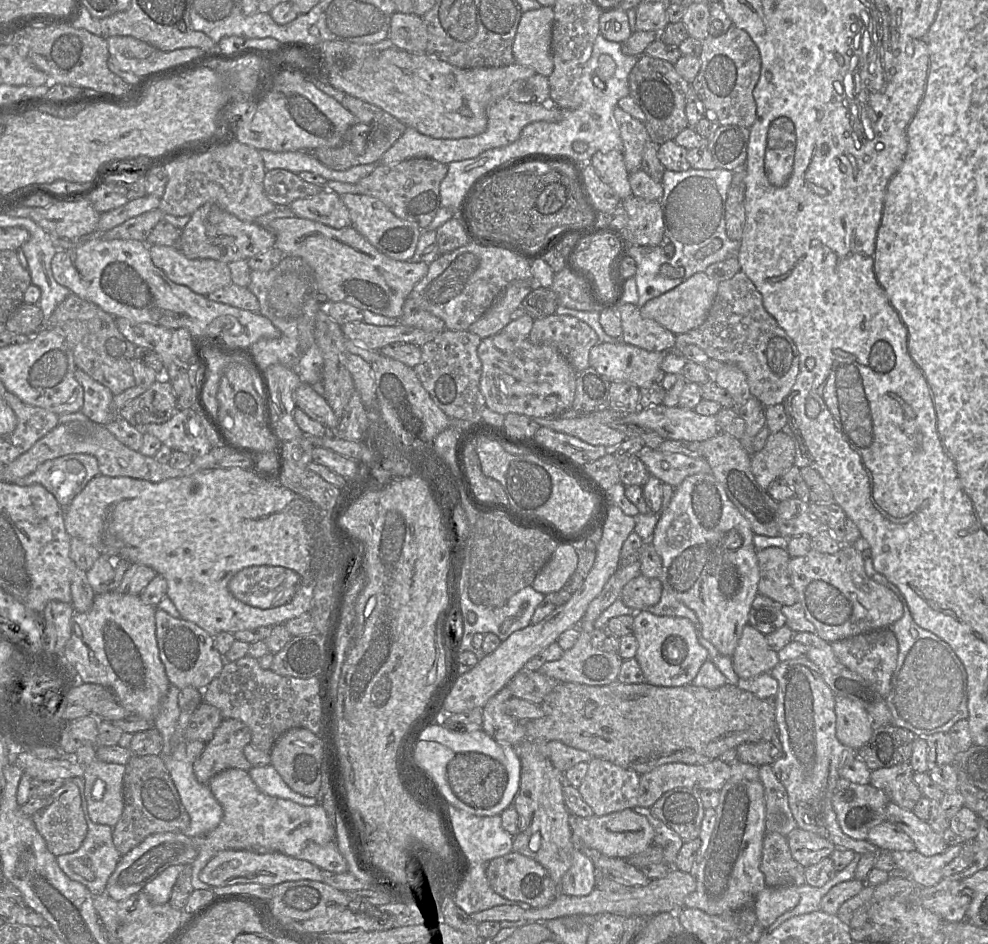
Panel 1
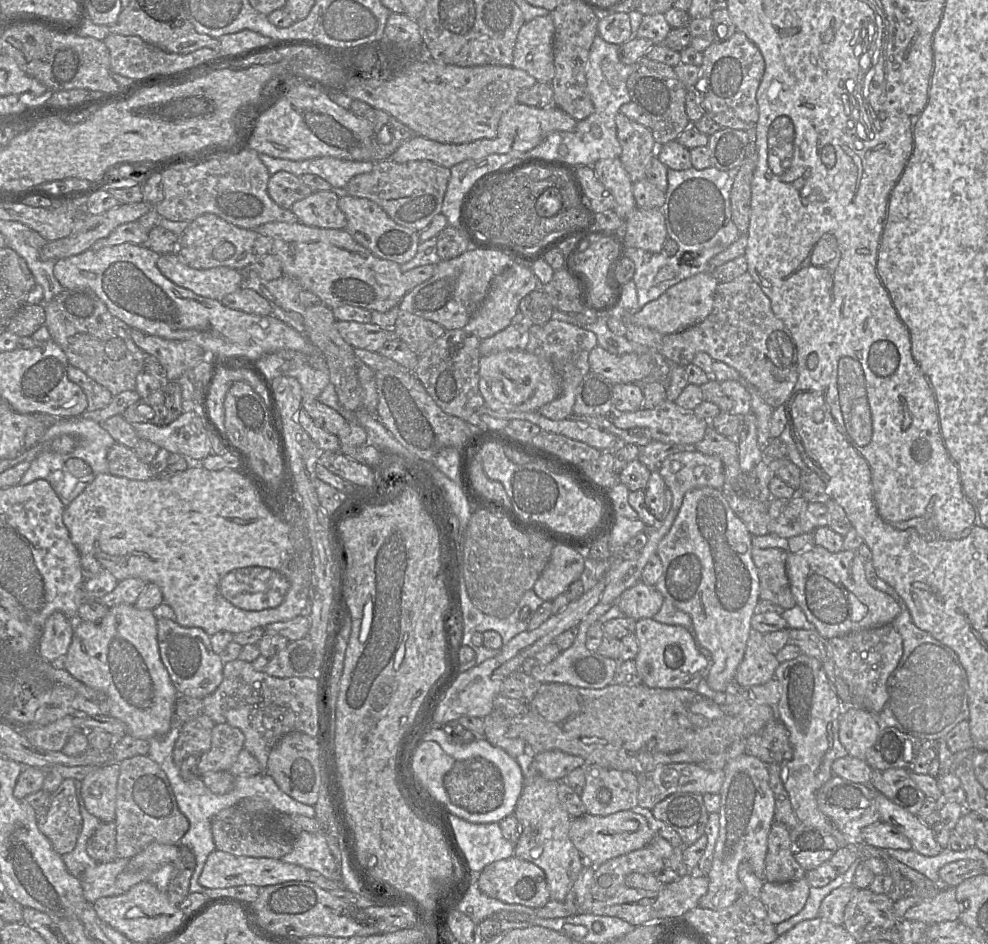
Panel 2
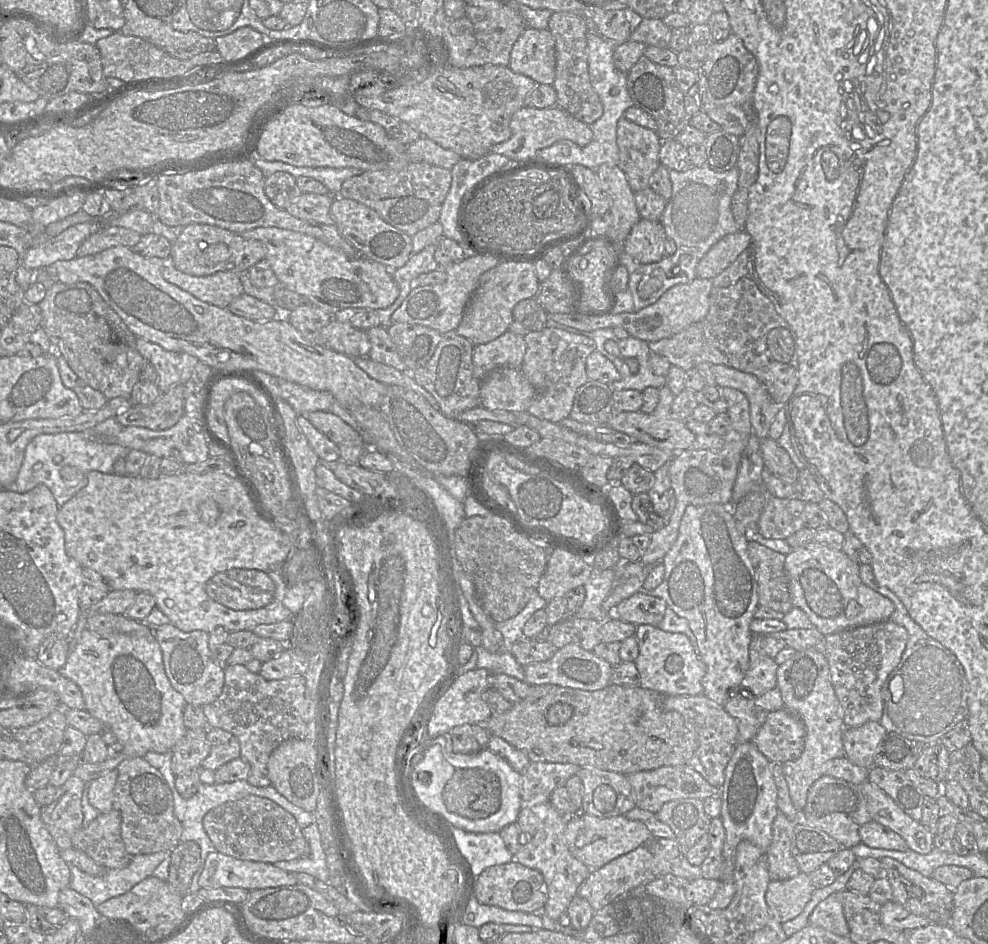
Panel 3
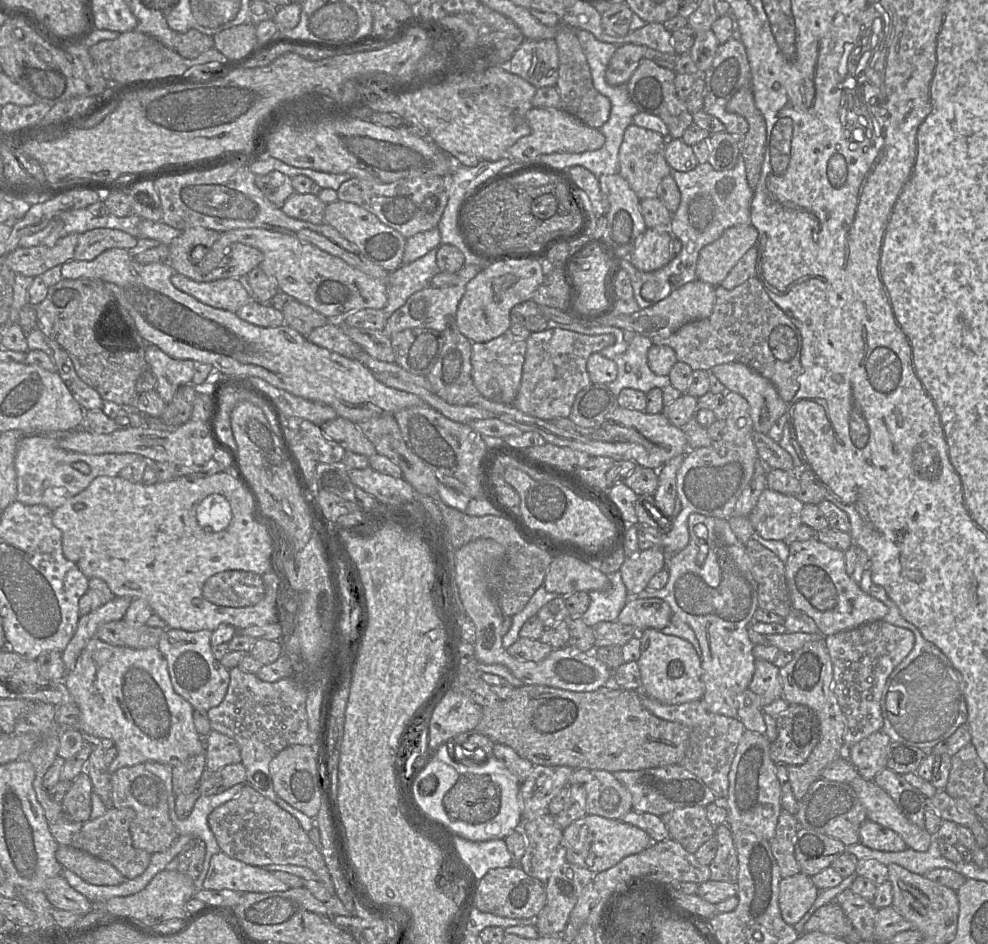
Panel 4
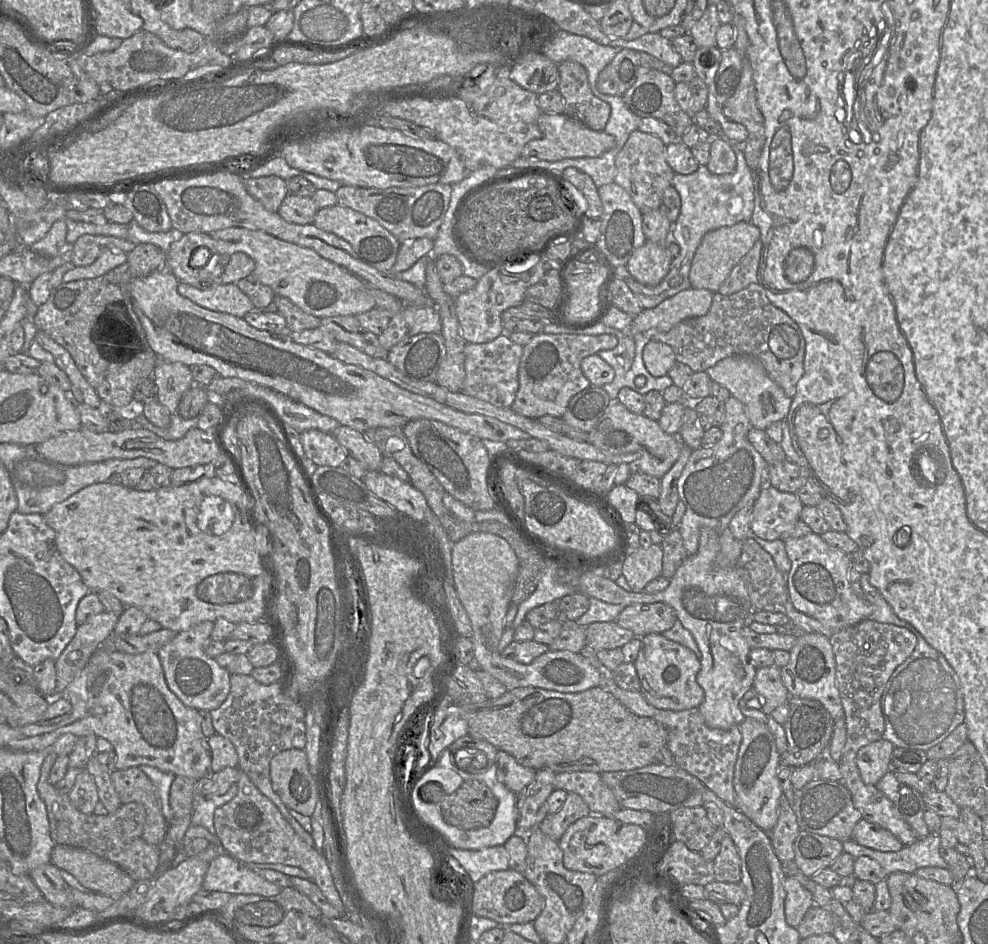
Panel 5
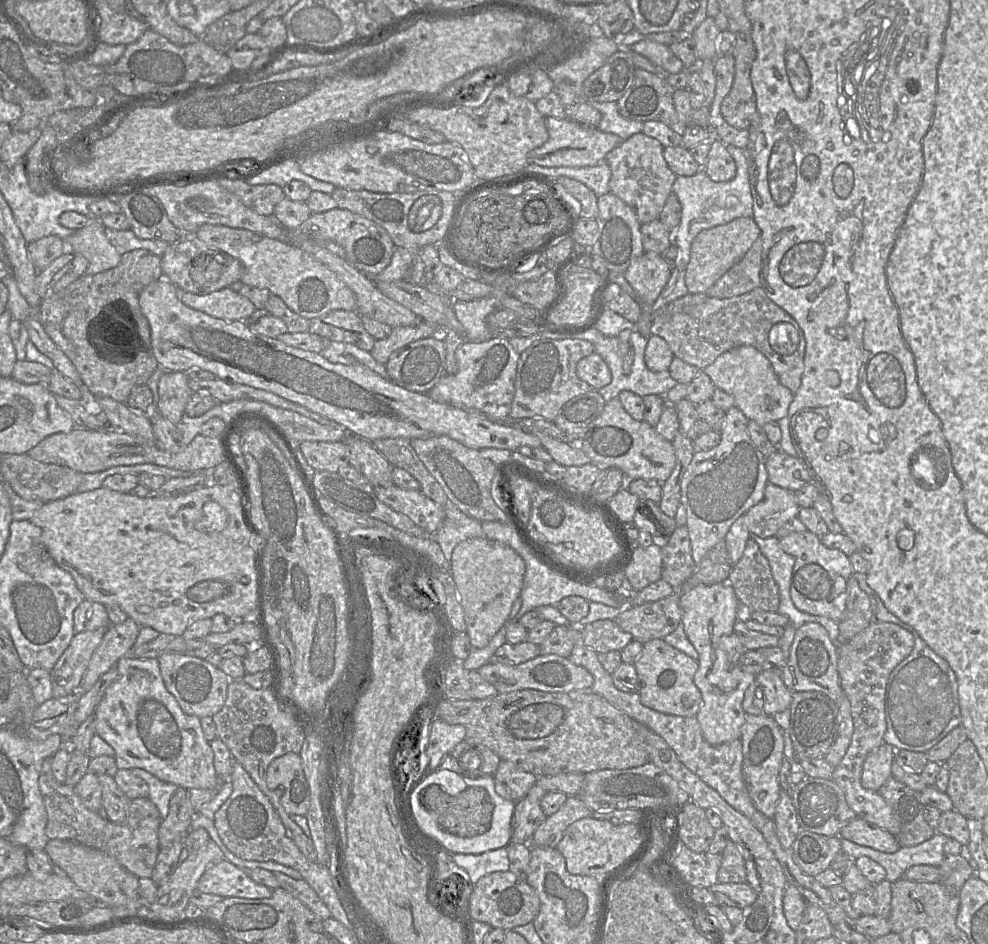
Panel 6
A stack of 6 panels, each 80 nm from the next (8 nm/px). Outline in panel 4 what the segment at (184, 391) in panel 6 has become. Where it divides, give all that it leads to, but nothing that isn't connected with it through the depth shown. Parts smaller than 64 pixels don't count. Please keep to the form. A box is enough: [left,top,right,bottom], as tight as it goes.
[144,344,196,404]

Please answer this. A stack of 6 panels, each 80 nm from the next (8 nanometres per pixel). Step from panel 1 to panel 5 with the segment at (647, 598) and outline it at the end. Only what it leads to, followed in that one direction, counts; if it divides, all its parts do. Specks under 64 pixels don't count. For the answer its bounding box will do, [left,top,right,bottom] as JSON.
[616,602,677,637]

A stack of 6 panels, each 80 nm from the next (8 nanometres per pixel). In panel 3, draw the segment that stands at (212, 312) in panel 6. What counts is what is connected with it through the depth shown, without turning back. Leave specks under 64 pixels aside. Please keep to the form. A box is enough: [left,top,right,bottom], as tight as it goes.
[162,262,244,308]

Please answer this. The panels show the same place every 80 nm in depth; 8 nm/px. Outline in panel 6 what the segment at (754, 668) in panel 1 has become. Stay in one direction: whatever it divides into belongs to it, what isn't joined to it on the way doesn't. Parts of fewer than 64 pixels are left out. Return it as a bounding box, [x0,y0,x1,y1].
[756,668,792,716]

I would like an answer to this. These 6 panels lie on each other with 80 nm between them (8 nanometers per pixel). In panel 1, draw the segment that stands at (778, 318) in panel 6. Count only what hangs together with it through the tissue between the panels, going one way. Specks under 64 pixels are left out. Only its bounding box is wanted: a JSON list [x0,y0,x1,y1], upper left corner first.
[672,270,800,407]

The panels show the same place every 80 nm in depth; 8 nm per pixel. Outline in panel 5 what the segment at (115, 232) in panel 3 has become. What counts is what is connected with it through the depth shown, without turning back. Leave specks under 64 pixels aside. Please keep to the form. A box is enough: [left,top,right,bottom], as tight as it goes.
[71,235,135,266]

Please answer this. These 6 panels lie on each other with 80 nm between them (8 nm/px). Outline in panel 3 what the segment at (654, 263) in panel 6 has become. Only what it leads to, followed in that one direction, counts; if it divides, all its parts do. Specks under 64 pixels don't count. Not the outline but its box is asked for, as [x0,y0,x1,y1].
[624,218,667,264]

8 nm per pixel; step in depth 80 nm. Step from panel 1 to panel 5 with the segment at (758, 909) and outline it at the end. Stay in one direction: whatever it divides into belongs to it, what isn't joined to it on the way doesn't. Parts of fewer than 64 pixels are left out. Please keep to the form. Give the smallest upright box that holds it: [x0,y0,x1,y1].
[784,878,814,928]

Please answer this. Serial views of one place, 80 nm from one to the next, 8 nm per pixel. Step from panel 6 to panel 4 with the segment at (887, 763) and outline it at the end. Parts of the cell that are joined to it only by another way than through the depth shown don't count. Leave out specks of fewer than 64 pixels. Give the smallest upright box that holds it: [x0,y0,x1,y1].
[844,730,891,781]

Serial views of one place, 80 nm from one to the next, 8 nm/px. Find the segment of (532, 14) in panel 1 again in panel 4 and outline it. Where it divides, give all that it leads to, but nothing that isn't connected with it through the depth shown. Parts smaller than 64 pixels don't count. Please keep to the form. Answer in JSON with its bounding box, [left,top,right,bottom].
[507,39,558,89]

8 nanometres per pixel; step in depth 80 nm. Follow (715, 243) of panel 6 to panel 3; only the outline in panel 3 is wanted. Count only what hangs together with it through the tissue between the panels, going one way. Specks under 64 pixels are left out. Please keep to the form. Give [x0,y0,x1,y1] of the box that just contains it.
[697,229,751,278]

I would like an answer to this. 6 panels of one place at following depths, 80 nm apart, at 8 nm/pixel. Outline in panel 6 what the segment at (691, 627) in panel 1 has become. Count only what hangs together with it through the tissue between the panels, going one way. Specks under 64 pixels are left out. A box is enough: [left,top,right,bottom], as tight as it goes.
[634,639,702,717]

